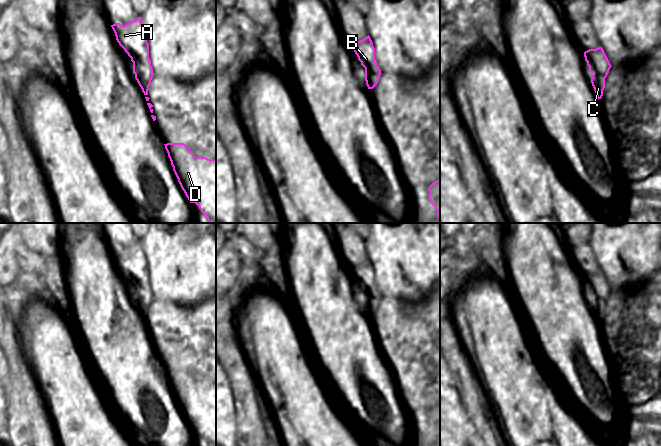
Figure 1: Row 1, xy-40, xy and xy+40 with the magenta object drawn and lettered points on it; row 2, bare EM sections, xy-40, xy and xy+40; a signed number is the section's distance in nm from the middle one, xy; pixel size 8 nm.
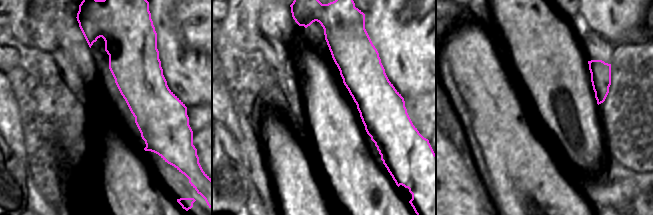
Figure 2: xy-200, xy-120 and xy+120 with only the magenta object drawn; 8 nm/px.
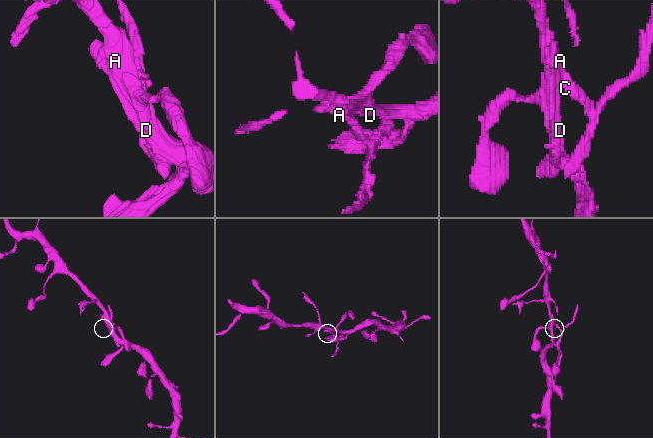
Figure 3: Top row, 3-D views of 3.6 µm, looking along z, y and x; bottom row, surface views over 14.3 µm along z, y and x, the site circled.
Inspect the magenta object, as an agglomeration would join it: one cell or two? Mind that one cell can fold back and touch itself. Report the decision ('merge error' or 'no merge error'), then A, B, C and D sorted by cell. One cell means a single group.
merge error | A B D / C

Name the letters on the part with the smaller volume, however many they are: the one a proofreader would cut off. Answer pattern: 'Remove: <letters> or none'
Remove: C

